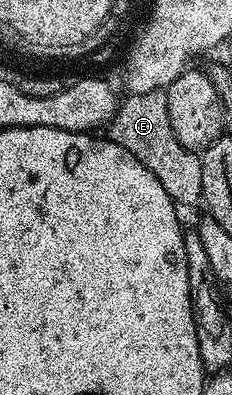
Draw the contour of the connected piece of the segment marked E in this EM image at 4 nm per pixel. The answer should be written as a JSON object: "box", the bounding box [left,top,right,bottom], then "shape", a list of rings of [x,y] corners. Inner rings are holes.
{"box":[108,90,202,208],"shape":[[[165,90],[127,94],[125,98],[119,102],[118,112],[108,124],[108,138],[139,159],[154,174],[156,181],[164,185],[168,197],[179,208],[199,206],[202,203],[202,160],[199,152],[184,149],[184,145],[176,141],[176,133],[172,133],[172,121],[168,117]]]}

